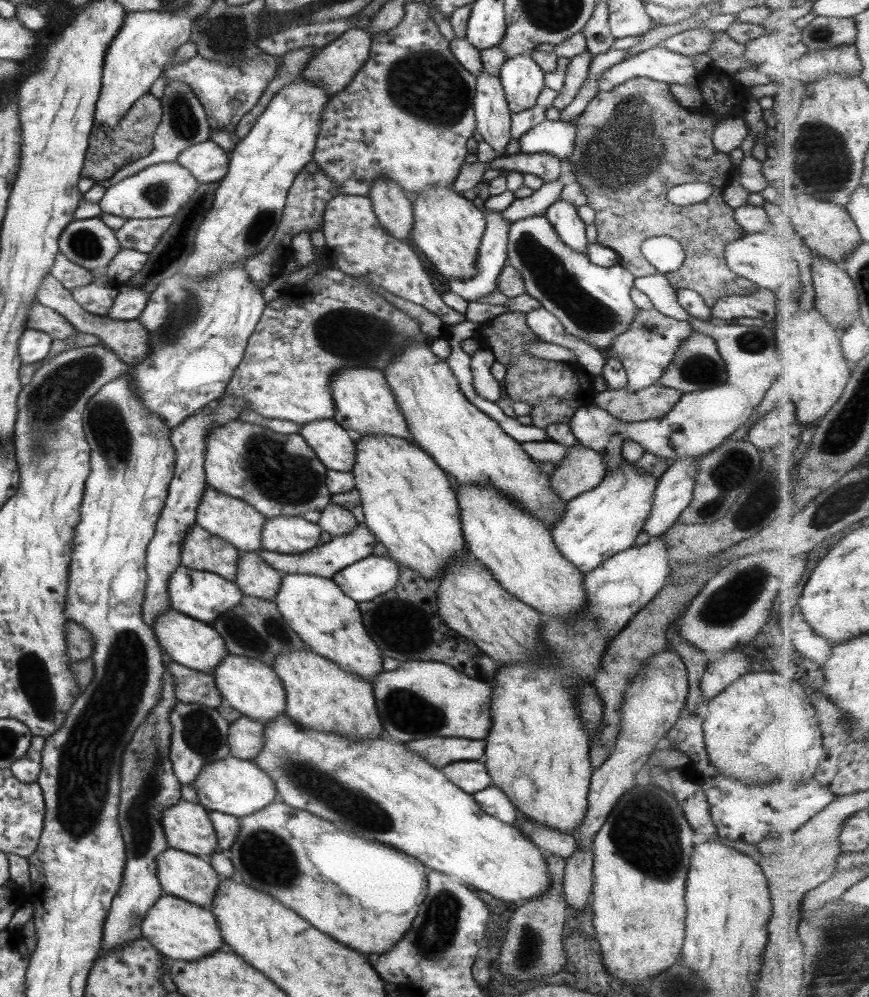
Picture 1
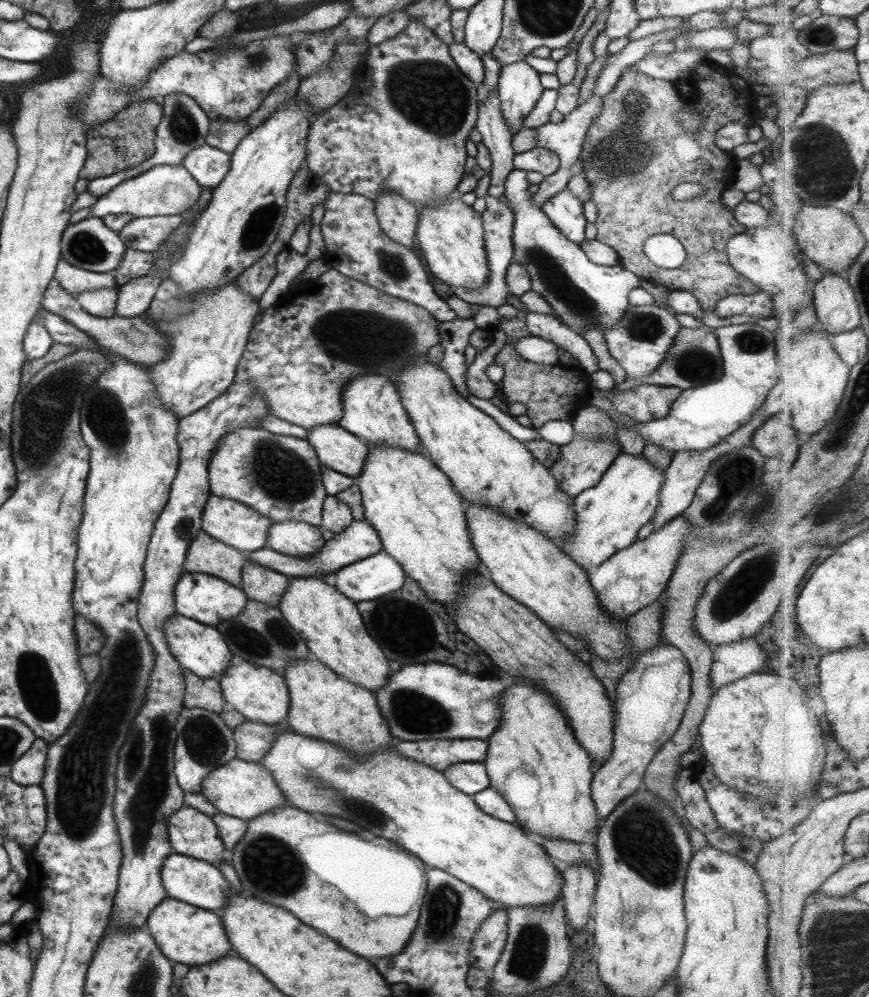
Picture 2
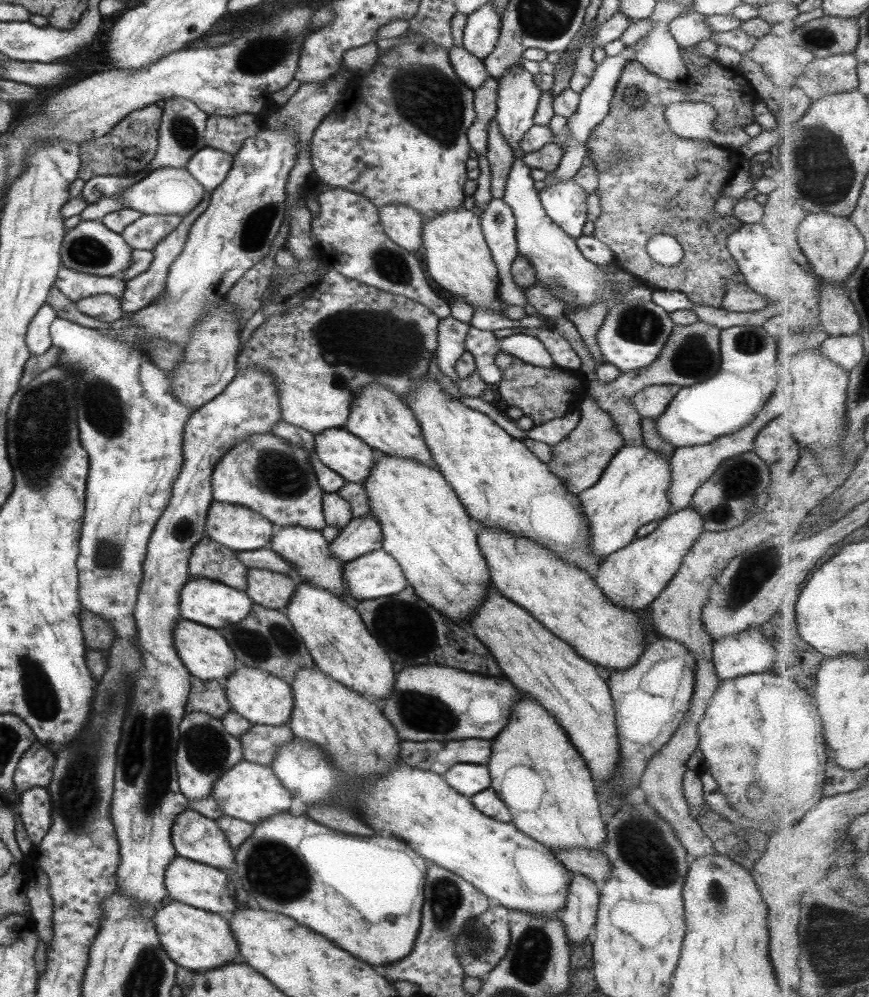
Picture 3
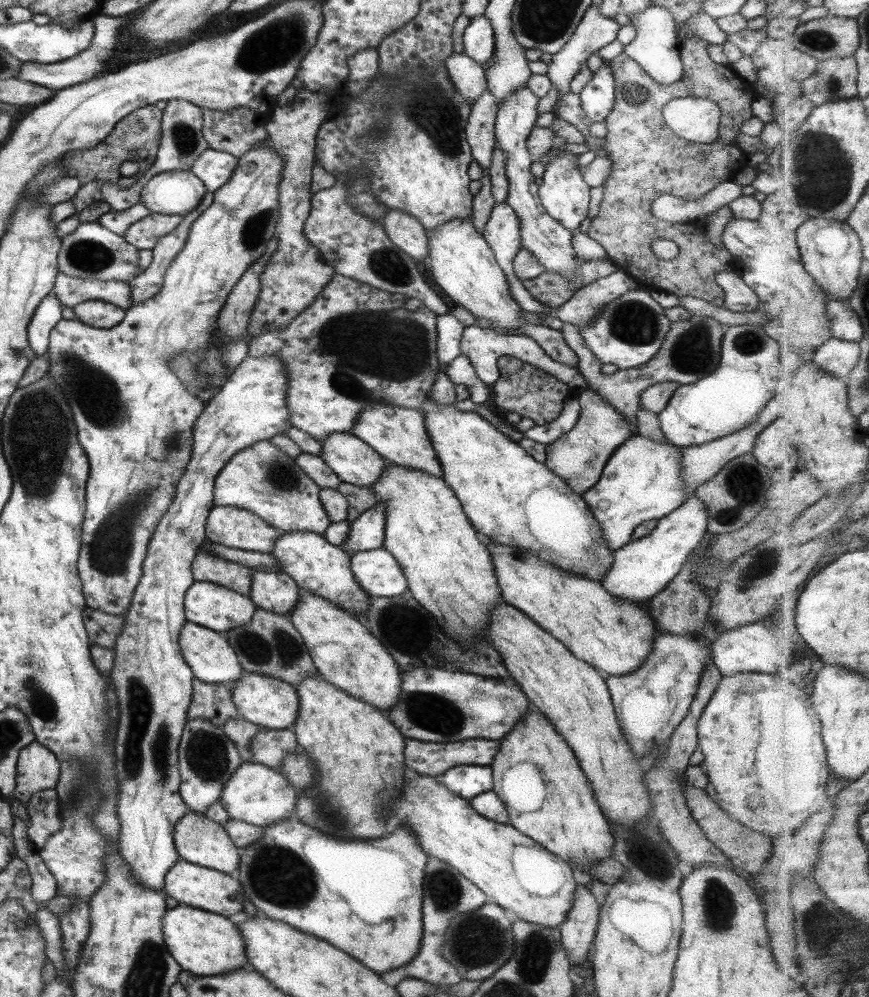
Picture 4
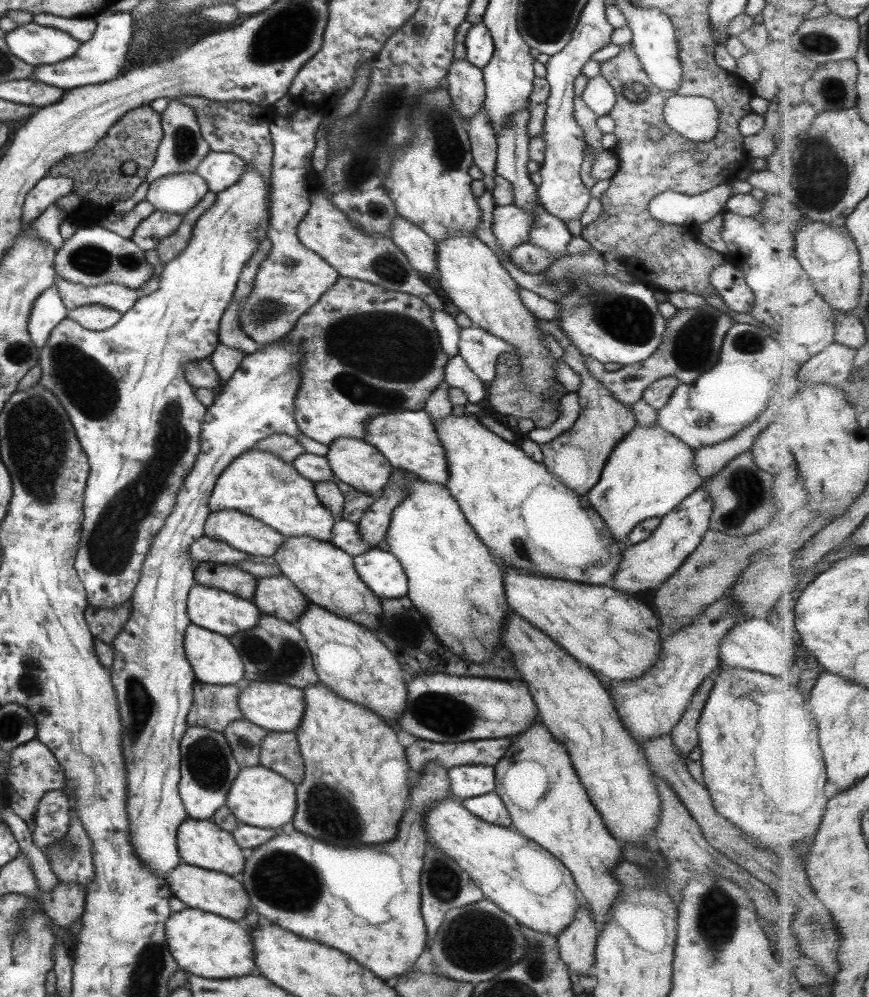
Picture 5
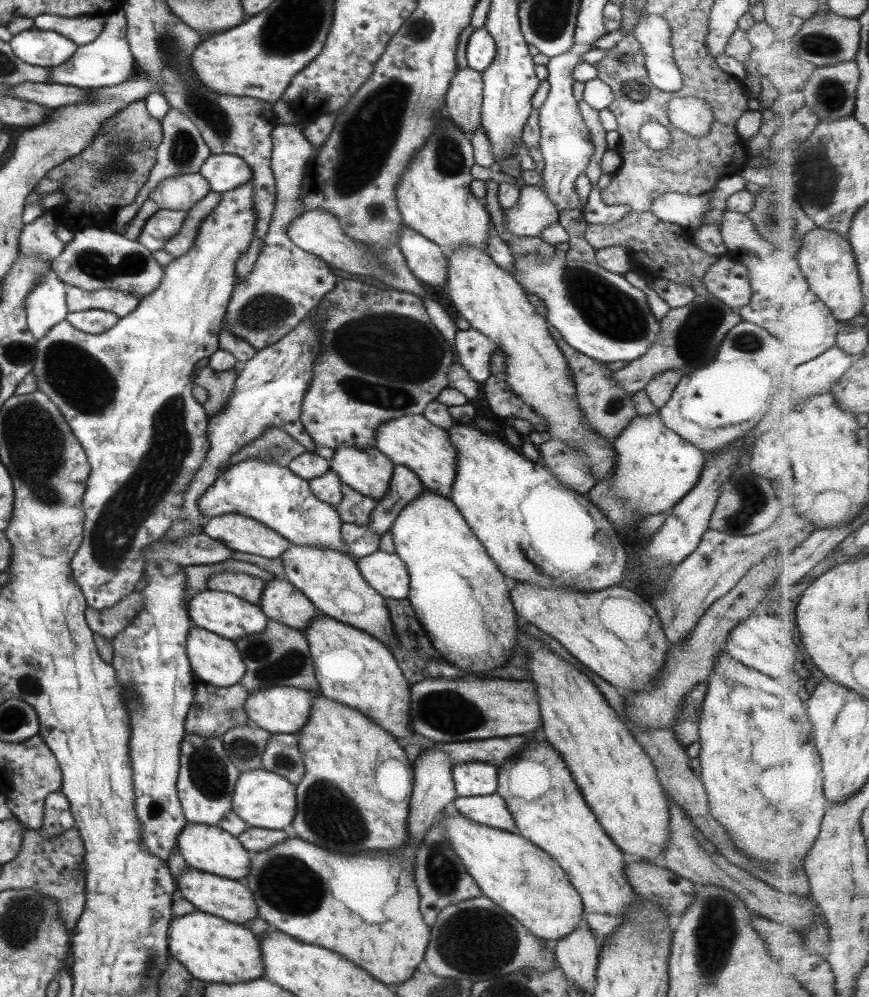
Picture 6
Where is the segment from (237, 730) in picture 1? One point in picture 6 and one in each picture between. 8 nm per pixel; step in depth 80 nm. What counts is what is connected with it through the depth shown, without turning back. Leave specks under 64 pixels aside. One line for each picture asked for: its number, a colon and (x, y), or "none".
2: (253, 740)
3: (259, 745)
4: (268, 747)
5: (279, 752)
6: (281, 755)

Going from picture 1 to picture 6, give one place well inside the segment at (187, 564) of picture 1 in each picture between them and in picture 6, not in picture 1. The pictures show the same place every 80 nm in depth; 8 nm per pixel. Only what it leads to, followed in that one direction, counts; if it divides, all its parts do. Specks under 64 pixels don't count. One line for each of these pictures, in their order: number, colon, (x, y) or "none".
2: (205, 555)
3: (209, 560)
4: (205, 567)
5: (228, 578)
6: (246, 587)

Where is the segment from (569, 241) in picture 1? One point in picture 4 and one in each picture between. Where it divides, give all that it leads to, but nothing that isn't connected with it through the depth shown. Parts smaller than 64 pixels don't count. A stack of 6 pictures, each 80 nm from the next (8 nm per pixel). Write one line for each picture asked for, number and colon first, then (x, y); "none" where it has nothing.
2: (564, 210)
3: (564, 202)
4: (564, 195)

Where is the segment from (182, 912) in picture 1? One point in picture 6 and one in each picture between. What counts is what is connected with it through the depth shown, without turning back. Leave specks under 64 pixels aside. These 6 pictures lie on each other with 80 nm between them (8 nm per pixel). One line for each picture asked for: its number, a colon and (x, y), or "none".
2: (185, 934)
3: (197, 940)
4: (205, 944)
5: (202, 944)
6: (213, 950)

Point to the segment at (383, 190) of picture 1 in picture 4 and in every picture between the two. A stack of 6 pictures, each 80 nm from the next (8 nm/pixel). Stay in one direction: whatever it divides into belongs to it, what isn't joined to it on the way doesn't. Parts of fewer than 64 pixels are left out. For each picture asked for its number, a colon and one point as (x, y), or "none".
2: (398, 219)
3: (402, 225)
4: (404, 231)

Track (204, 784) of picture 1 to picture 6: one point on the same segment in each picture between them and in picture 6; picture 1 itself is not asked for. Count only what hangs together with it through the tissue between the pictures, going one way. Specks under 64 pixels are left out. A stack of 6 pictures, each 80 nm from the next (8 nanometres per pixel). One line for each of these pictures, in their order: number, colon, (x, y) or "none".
2: (242, 789)
3: (250, 792)
4: (257, 795)
5: (259, 797)
6: (262, 799)

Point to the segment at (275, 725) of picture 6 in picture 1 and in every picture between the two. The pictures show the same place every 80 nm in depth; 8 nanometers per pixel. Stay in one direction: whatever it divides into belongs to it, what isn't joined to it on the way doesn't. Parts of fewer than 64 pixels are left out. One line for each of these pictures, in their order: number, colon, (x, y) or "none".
1: (250, 687)
2: (261, 696)
3: (257, 696)
4: (273, 704)
5: (274, 707)

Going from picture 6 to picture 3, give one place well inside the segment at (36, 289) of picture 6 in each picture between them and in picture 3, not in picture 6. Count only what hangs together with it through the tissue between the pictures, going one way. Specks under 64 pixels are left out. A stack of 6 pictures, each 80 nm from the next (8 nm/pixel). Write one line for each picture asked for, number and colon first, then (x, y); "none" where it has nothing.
3: (37, 338)
4: (45, 316)
5: (47, 310)

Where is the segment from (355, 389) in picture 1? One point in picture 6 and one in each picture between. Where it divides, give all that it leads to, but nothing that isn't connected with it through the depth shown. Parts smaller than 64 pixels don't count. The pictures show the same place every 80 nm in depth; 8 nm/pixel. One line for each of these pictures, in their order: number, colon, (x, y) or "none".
2: (372, 411)
3: (386, 424)
4: (399, 435)
5: (408, 440)
6: (411, 441)

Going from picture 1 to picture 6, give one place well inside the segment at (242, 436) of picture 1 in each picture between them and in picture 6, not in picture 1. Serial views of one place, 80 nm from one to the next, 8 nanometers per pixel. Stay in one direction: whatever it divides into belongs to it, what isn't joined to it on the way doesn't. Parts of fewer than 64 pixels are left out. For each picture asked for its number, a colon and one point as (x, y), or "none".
2: (278, 477)
3: (271, 477)
4: (260, 479)
5: (256, 483)
6: (272, 495)

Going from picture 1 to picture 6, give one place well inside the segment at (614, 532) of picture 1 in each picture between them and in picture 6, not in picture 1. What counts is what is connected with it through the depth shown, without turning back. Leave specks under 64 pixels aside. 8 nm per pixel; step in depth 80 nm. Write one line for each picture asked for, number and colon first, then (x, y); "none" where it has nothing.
2: (608, 516)
3: (632, 490)
4: (641, 481)
5: (649, 472)
6: (654, 468)

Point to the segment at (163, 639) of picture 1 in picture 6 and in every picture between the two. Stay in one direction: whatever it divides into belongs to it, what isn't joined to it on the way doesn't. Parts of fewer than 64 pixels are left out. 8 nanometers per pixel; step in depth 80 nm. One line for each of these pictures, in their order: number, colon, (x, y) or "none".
2: (198, 648)
3: (205, 654)
4: (211, 660)
5: (213, 660)
6: (216, 662)

